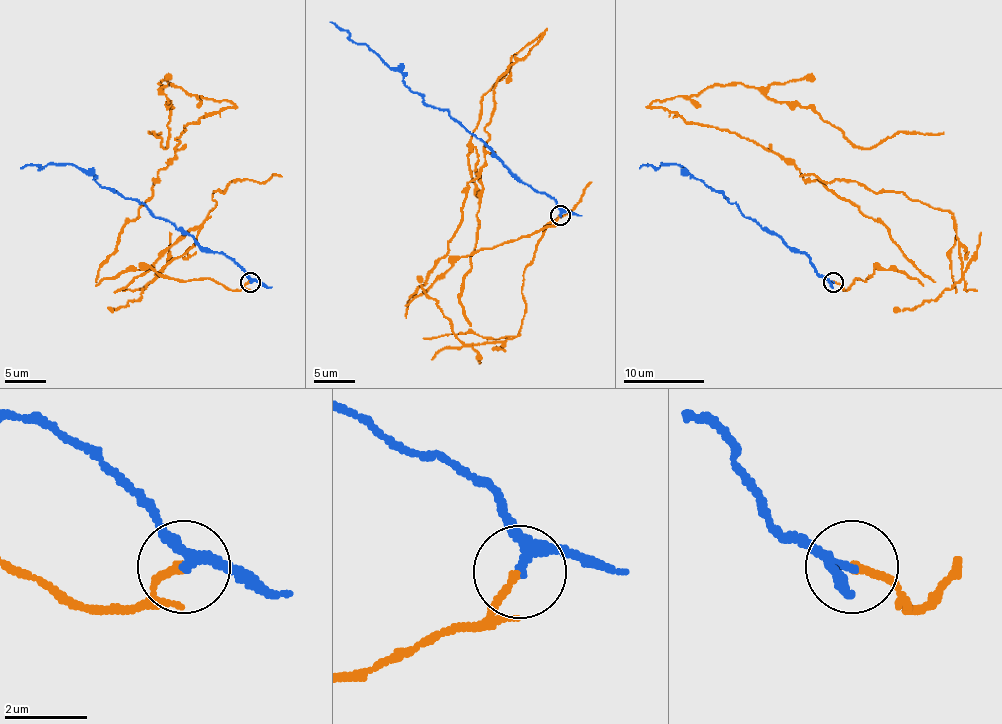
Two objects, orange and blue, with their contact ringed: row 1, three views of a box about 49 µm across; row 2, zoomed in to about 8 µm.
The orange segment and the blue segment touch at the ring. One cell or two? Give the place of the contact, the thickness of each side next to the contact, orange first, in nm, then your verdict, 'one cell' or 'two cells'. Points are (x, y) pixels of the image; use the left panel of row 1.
at (250, 282); 180 nm thick on the orange side, 200 nm on the other; two cells

